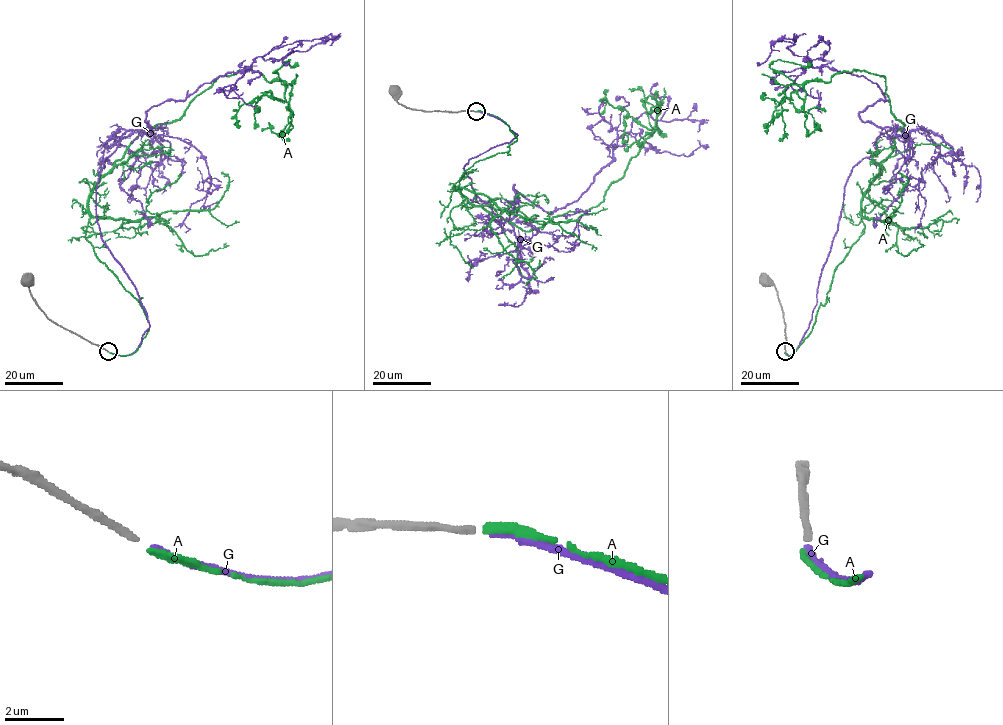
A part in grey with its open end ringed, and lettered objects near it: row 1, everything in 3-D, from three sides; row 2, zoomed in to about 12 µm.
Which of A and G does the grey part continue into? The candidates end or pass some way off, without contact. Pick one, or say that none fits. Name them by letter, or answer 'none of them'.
G

